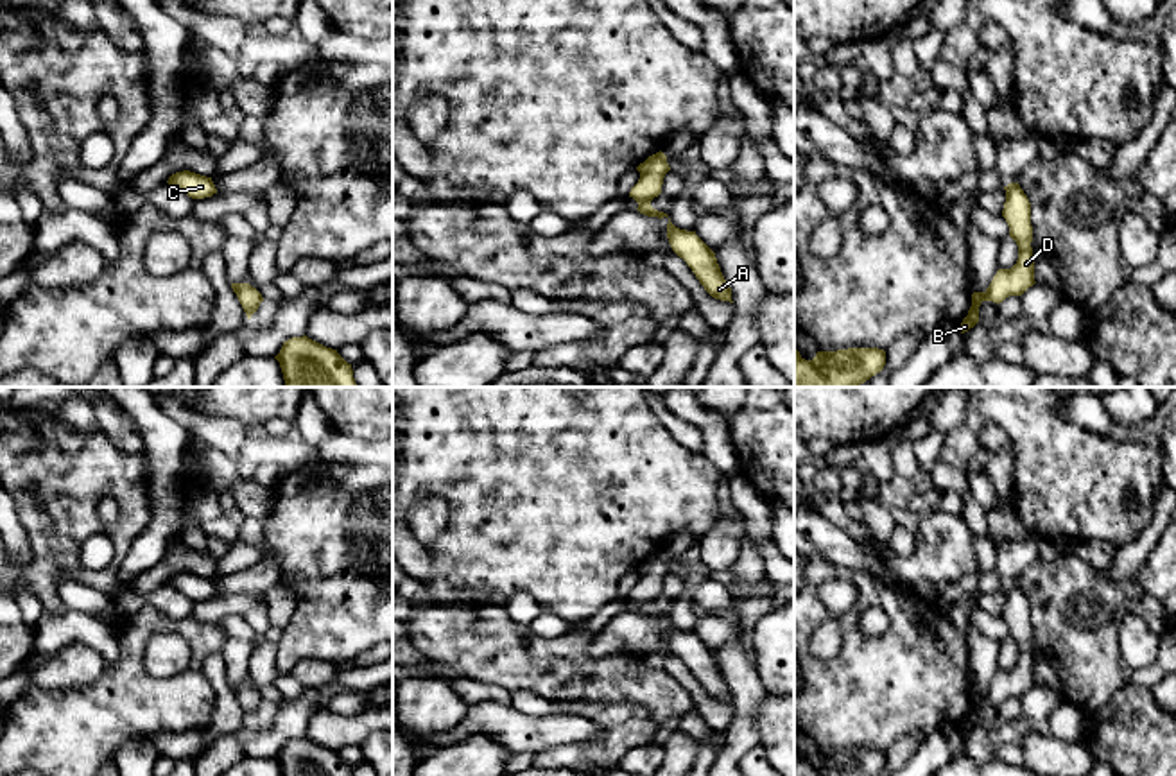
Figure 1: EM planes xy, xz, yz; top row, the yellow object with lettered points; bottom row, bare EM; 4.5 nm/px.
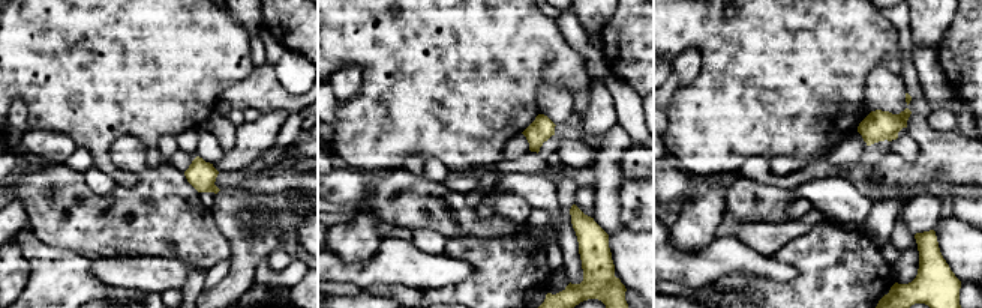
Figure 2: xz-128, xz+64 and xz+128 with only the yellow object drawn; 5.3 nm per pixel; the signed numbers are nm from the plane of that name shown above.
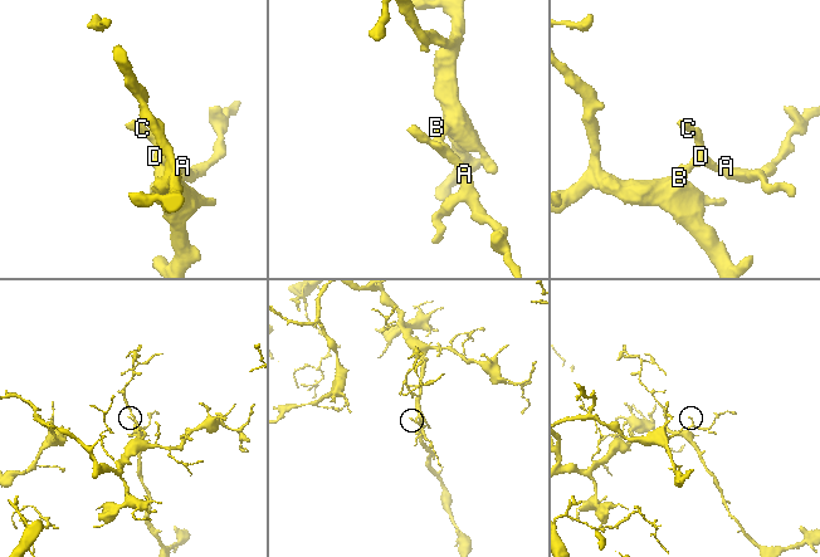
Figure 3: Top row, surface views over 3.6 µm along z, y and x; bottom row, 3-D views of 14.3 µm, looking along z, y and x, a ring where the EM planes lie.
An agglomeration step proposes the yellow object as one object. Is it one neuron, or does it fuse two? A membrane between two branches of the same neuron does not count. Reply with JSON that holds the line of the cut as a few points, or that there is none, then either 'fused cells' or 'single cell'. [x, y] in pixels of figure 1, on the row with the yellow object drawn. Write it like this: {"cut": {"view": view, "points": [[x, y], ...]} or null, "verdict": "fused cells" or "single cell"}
{"cut": null, "verdict": "single cell"}

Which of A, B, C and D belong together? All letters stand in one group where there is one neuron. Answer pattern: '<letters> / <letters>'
A B C D

